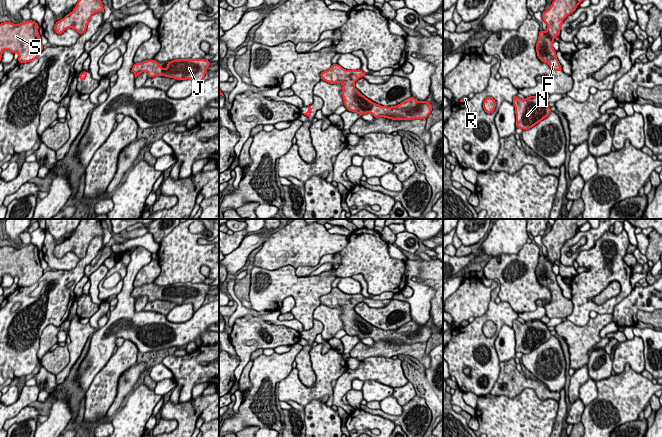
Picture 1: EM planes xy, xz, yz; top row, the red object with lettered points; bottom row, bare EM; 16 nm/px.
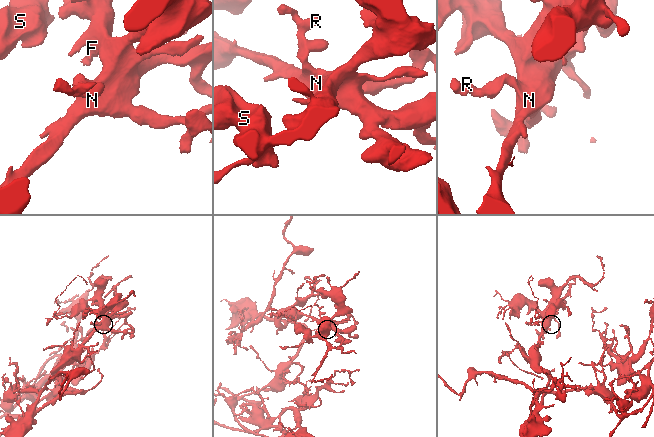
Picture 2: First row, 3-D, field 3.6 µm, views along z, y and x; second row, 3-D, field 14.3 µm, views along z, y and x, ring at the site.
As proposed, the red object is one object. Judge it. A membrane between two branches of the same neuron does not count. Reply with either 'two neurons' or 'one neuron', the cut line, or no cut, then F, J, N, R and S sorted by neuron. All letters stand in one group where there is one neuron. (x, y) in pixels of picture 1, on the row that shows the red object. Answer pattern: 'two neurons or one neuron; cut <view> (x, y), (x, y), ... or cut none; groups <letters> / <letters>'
one neuron; cut none; groups F J N R S

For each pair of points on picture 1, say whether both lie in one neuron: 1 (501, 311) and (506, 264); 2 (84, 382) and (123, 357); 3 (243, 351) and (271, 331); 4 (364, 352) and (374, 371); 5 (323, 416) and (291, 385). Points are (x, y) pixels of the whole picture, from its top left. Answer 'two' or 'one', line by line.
1: two
2: two
3: one
4: two
5: two

